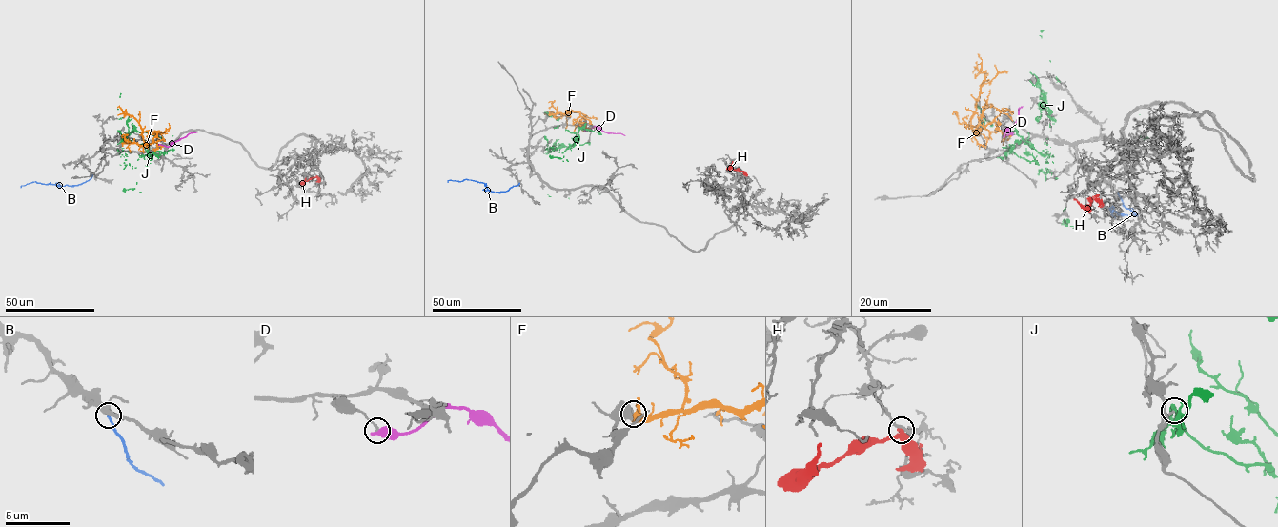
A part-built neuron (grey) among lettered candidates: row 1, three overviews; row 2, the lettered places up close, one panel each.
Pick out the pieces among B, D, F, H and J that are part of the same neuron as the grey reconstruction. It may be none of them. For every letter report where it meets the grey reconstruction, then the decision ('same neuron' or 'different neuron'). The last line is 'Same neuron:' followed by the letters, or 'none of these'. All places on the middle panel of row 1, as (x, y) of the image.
B: (519, 183) | different neuron
D: (584, 130) | different neuron
F: (549, 113) | different neuron
H: (743, 172) | different neuron
J: (588, 130) | different neuron
Same neuron: none of these

